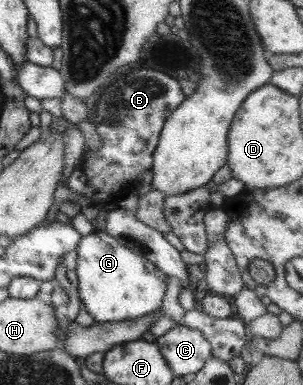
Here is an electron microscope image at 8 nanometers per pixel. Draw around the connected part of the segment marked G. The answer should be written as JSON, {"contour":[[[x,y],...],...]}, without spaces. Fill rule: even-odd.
{"contour":[[[98,230],[81,236],[75,251],[78,298],[94,322],[129,321],[161,308],[167,286],[165,274],[146,258]]]}

